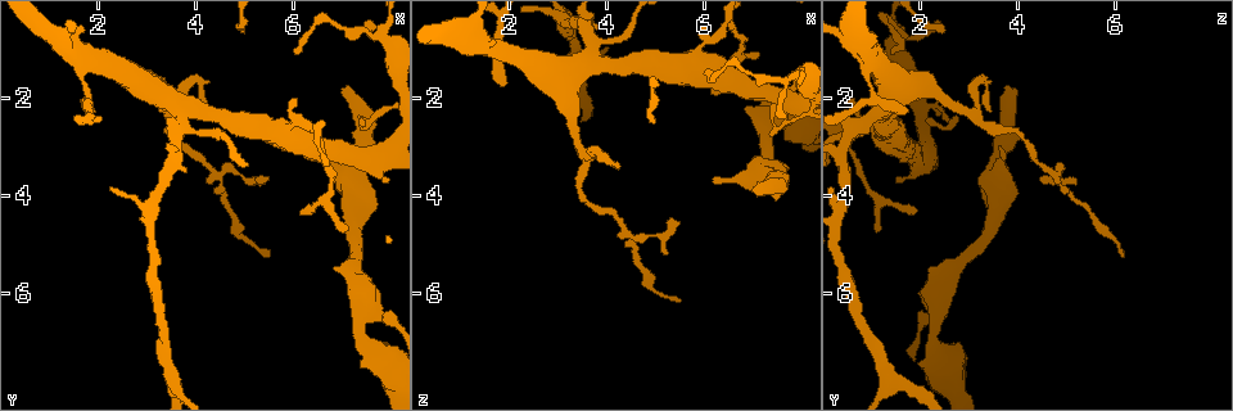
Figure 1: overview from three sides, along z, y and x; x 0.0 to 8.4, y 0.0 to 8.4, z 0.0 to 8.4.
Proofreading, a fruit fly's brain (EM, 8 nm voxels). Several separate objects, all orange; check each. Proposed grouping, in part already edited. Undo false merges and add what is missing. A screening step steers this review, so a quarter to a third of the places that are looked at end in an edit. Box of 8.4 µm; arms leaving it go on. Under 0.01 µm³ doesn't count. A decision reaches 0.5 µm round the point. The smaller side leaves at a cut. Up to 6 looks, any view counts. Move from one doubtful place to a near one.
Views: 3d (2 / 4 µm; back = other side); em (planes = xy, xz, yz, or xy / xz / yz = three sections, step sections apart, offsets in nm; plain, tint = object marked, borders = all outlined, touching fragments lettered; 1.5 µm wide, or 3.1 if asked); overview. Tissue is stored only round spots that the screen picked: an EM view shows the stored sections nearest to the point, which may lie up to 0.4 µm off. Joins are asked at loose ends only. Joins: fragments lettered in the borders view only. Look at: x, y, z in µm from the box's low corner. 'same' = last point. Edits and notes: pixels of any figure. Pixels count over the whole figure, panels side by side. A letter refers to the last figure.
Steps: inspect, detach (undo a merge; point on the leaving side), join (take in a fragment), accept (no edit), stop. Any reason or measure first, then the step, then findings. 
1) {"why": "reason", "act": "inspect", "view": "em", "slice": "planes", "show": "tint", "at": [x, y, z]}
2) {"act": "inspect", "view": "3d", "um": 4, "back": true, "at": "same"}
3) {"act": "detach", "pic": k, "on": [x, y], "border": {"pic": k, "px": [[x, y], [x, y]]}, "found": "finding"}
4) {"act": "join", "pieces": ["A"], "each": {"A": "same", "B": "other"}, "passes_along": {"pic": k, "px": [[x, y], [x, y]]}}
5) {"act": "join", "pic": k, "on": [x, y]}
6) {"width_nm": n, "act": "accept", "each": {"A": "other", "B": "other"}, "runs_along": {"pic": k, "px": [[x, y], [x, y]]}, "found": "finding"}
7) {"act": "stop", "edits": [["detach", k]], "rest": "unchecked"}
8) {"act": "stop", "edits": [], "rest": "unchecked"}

{"why": "free end", "act": "inspect", "view": "em", "slice": "xz", "step": 8, "show": "tint", "at": [7.05, 1.75, 3.80]}

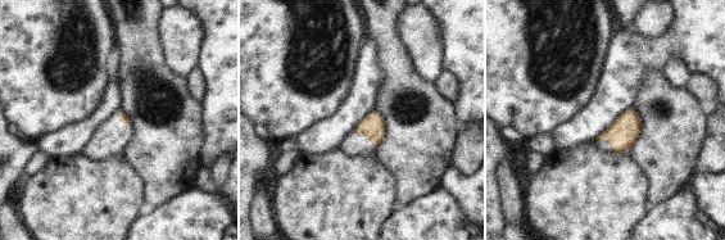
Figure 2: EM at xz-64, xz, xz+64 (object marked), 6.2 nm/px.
{"act": "inspect", "view": "em", "slice": "planes", "show": "borders", "at": "same"}

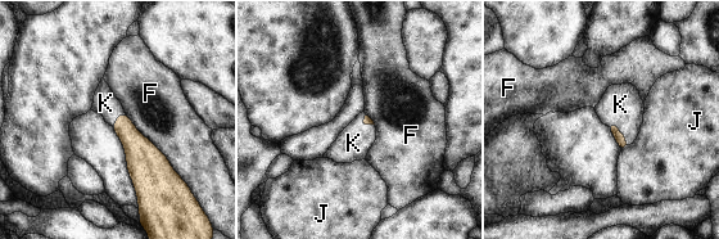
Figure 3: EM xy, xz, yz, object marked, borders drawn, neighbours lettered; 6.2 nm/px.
{"act": "join", "pieces": ["K"], "each": {"F": "other", "J": "other", "K": "same"}, "passes_along": {"pic": 3, "px": [[620, 138], [618, 132], [620, 104]]}, "found": "the neuron continues"}

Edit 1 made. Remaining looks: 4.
{"why": "redraw", "act": "inspect", "view": "overview"}

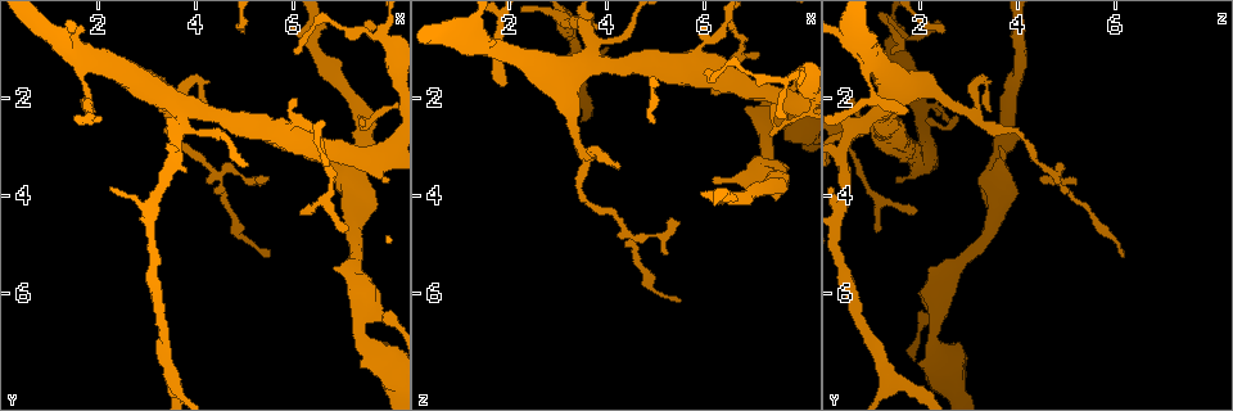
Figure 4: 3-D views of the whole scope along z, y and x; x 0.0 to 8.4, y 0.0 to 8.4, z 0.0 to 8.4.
{"why": "branch stops here", "act": "inspect", "view": "3d", "um": 4, "at": [6.00, 1.95, 0.60]}

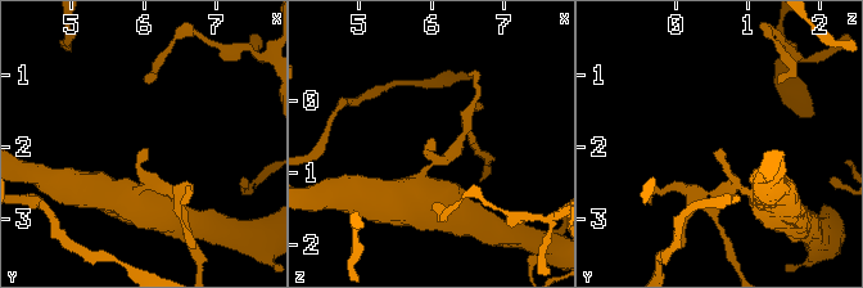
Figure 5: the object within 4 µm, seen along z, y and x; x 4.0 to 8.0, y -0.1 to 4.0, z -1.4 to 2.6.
{"act": "inspect", "view": "em", "slice": "xy", "step": 8, "show": "borders", "at": [6.05, 1.95, 0.65]}

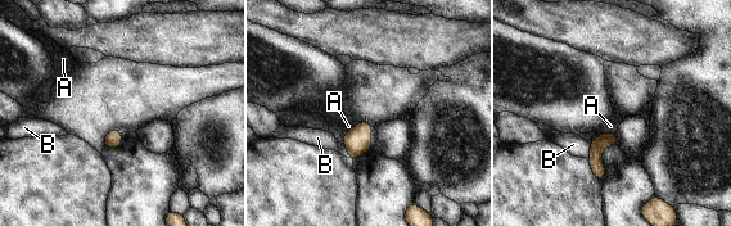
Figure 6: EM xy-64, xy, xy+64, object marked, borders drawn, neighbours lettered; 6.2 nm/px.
{"act": "accept", "each": {"A": "other", "B": "other"}, "runs_along": {"pic": 6, "px": [[613, 136], [596, 150], [600, 175]]}, "found": "no lettered fragment goes on from it"}

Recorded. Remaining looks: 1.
{"why": "tapers out", "act": "inspect", "view": "em", "slice": "planes", "show": "borders", "at": [5.50, 3.65, 4.60]}

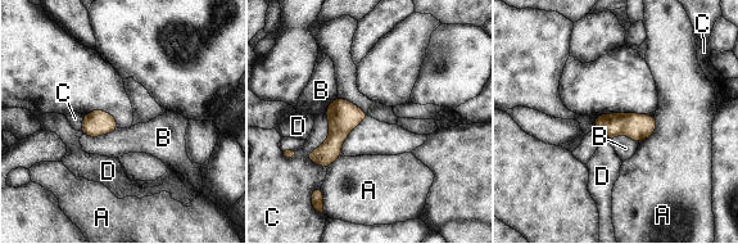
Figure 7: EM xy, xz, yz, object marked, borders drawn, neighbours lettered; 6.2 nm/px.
{"width_nm": 150, "longest_contact_nm": ["C", 340], "act": "accept", "each": {"A": "other", "B": "other", "C": "other", "D": "other"}, "found": "no lettered fragment goes on from it"}

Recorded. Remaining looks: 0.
{"act": "stop", "edits": [["join", 3]], "rest": "unchecked"}

